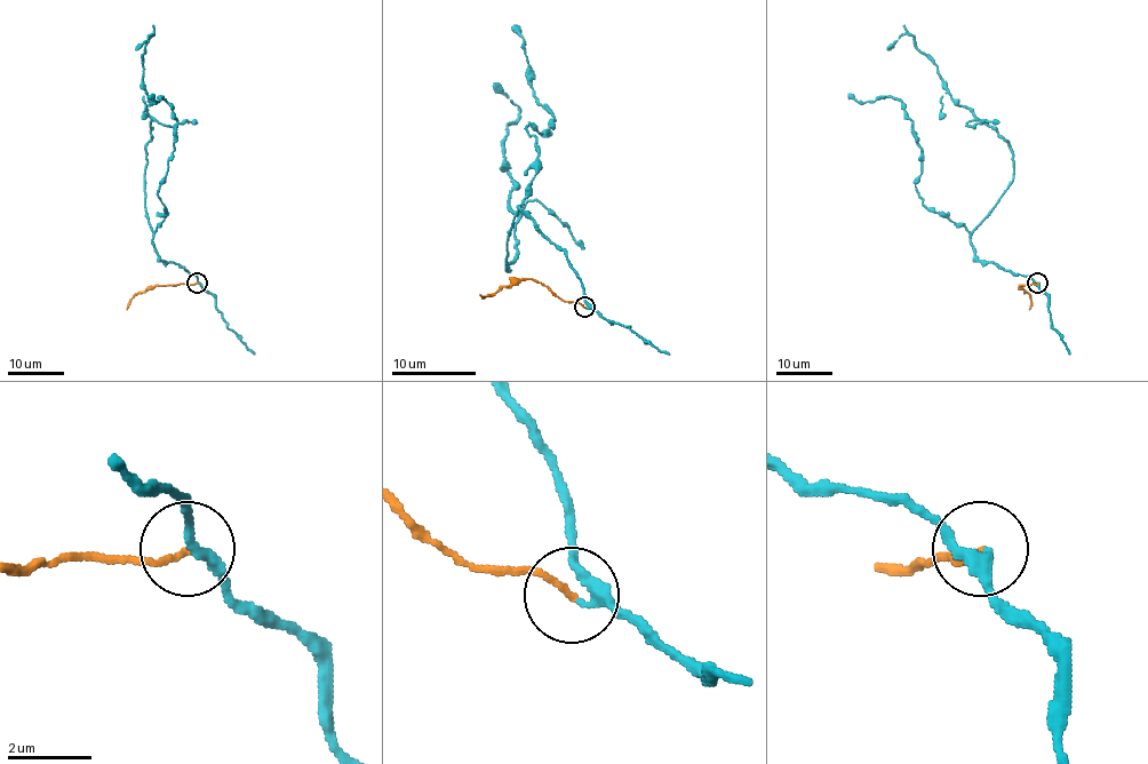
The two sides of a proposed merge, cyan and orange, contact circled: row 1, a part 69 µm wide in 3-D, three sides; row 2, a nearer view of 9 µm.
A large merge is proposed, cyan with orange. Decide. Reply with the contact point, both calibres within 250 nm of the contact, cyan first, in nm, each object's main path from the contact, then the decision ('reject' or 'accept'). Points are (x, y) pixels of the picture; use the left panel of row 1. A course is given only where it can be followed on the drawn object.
place (197, 283); calibres 200 and 130 nm; course cyan (197, 283), (165, 263), (152, 240), (144, 206), (152, 118), (143, 86), (152, 34), (135, 48); course orange (197, 283), (150, 286), (135, 295), (126, 310); accept

